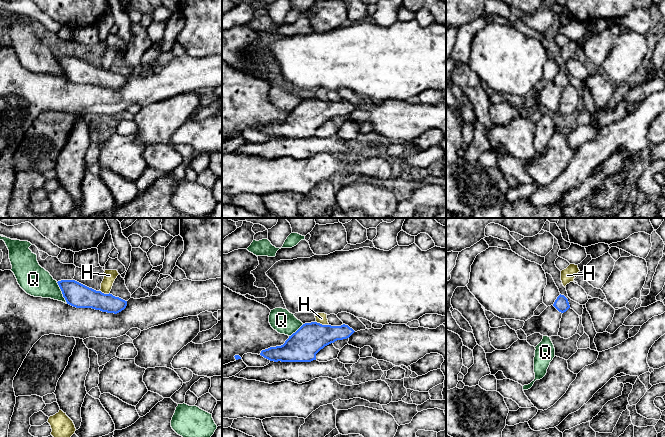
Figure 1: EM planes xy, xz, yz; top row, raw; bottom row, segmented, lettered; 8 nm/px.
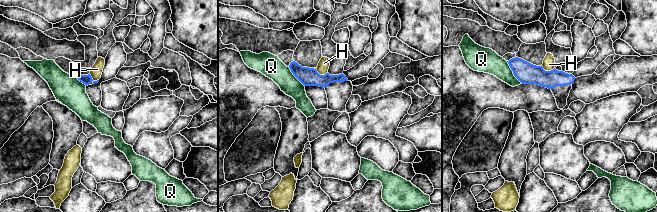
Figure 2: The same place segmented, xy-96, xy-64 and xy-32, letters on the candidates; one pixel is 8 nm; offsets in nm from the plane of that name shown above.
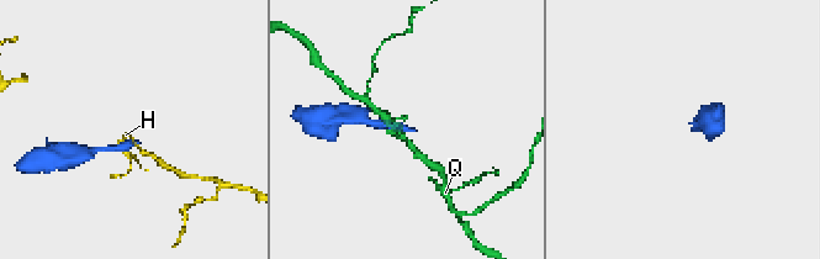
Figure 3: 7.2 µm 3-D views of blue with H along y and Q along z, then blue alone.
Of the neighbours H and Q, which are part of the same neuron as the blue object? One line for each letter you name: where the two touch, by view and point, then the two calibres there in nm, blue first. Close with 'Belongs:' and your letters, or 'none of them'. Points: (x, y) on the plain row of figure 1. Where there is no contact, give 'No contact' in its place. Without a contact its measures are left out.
Belongs: none of them

